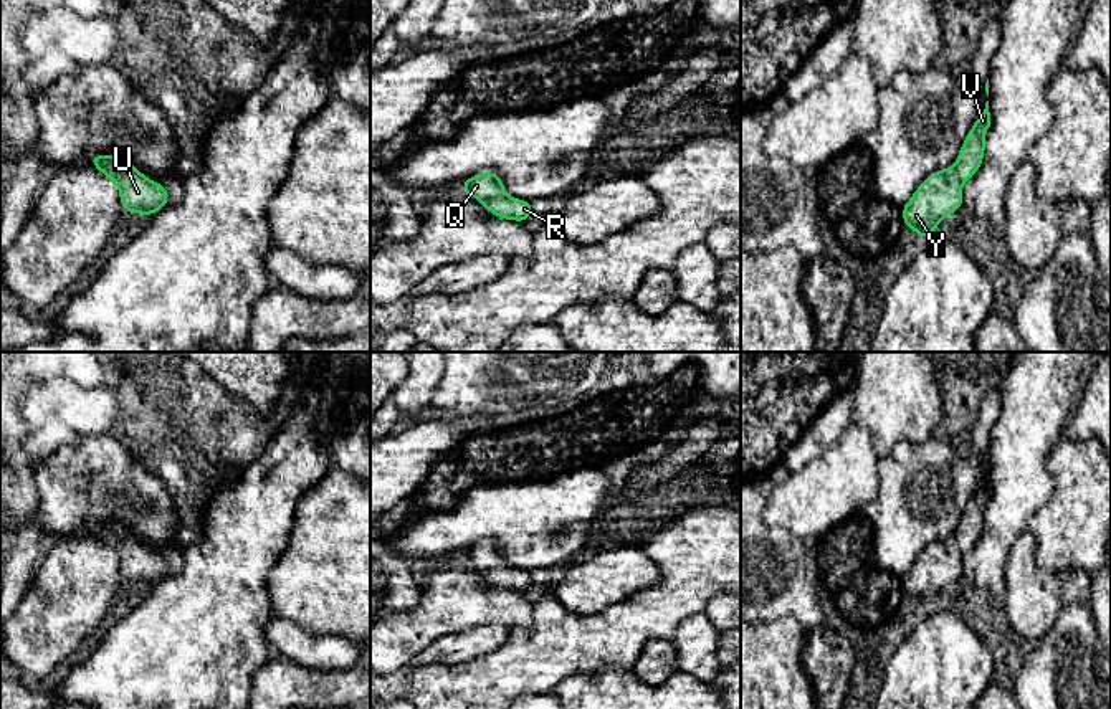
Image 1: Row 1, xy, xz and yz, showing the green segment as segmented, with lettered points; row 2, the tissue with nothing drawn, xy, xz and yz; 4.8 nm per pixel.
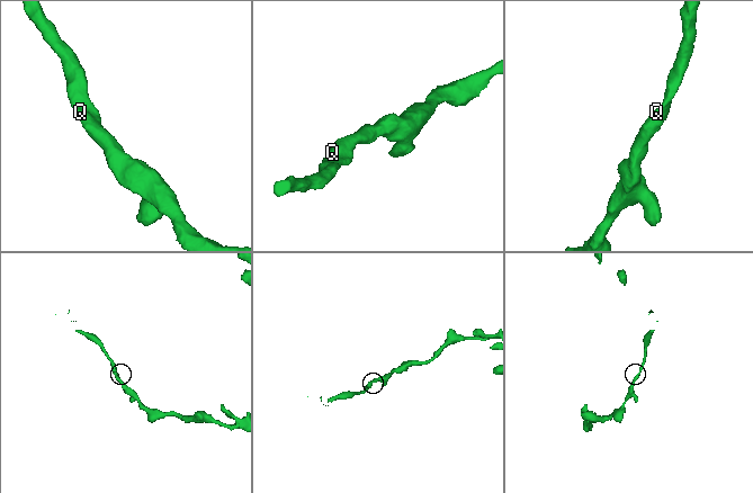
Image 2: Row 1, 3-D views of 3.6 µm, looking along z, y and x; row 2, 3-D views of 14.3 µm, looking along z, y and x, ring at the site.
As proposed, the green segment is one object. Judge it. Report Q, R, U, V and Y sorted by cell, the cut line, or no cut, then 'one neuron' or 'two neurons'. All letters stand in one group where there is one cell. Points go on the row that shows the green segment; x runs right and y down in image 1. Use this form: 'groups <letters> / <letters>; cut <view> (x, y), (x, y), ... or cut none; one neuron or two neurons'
groups Q R U V Y; cut none; one neuron

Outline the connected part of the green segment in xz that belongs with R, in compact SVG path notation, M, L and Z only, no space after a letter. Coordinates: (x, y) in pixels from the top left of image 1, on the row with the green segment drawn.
M494 172L473 175L460 188L479 200L491 215L499 218L524 223L532 215L531 202L511 198L504 192L501 177Z

